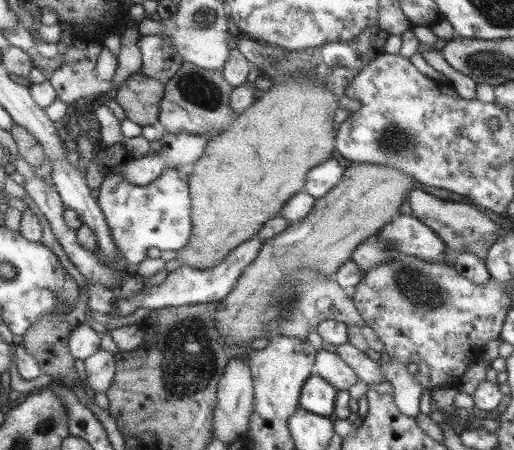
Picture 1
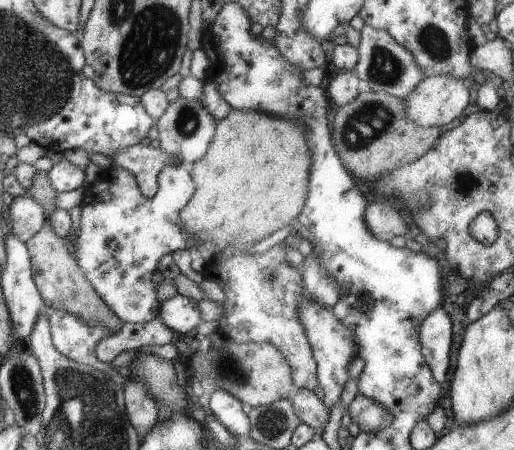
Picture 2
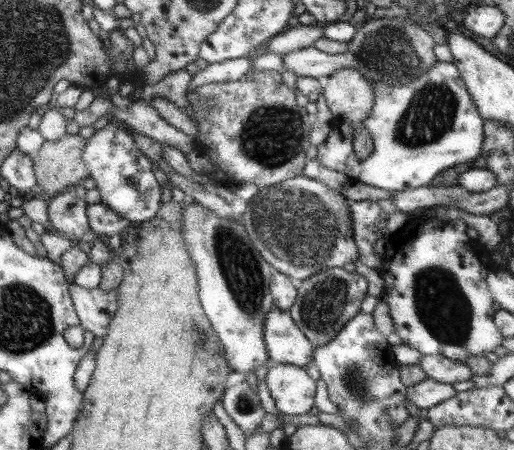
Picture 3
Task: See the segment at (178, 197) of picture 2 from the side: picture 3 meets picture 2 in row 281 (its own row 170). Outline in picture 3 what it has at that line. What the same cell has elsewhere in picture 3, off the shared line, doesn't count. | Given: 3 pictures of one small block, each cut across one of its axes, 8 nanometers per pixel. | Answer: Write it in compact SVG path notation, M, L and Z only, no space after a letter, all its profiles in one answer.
M108 123L86 140L82 162L99 191L100 203L113 210L118 218L129 223L141 223L153 219L159 210L162 188L153 177L152 164L137 150L134 143L130 130Z

